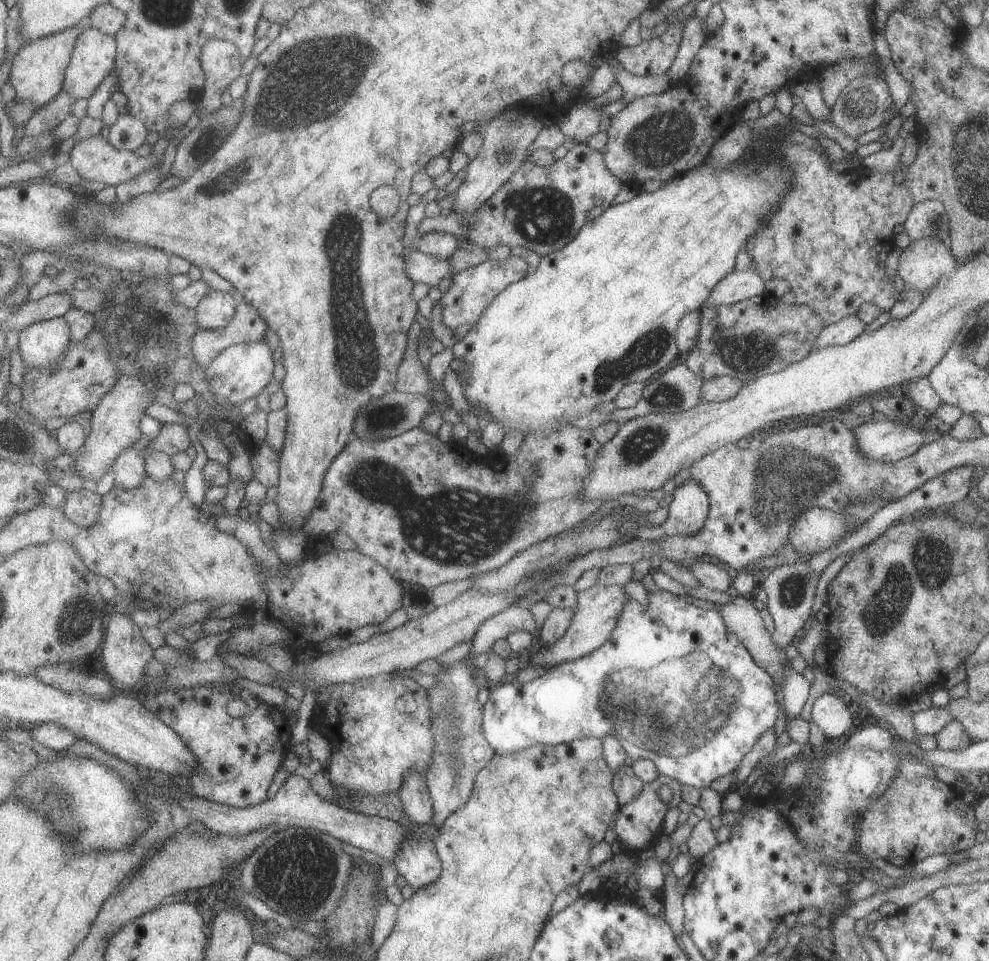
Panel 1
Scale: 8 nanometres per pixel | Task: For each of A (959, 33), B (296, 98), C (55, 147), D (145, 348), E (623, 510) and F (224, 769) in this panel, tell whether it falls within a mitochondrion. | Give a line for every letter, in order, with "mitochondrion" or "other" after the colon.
A: other
B: mitochondrion
C: other
D: mitochondrion
E: other
F: other

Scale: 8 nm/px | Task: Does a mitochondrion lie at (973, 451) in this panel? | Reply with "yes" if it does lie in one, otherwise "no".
no

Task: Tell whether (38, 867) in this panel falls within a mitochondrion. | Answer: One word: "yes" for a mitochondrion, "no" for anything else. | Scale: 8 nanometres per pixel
no

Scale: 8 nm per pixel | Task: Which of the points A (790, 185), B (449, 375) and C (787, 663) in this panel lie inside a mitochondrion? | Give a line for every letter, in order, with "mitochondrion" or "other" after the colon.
A: other
B: other
C: other

